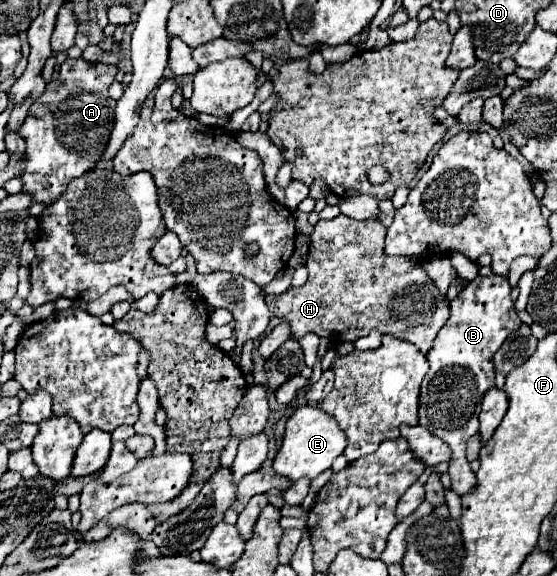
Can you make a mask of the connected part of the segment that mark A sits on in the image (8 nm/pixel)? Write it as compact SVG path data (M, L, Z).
M65 59L59 69L59 79L49 81L45 93L31 105L17 133L27 141L27 167L21 181L23 193L29 193L33 201L51 205L65 193L71 179L95 169L109 143L109 129L113 129L115 99L109 97L109 85L115 73L115 65Z

